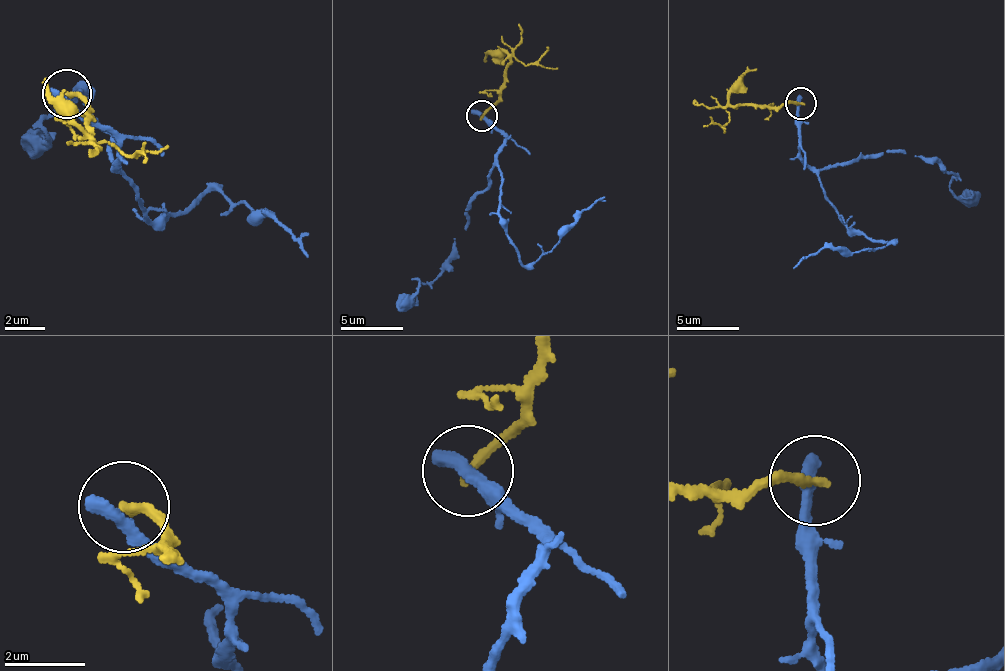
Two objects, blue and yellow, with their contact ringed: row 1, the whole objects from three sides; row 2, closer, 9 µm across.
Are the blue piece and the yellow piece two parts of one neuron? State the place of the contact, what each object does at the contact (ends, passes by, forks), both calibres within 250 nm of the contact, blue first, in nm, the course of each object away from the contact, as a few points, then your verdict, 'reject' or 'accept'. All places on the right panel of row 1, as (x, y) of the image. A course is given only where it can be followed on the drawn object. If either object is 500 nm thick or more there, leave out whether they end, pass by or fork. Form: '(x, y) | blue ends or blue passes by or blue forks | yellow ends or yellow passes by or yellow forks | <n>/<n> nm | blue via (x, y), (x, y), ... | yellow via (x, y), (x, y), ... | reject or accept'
(800, 103) | blue ends | yellow ends | 440/240 nm | blue via (801, 105), (795, 125), (801, 161), (842, 220), (894, 243), (874, 251), (828, 249), (794, 269) | yellow via (801, 102), (776, 108), (744, 103), (729, 110), (723, 129) | reject

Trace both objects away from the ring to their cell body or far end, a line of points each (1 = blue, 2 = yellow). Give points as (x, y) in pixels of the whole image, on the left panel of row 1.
1: (66, 96), (116, 141), (116, 173), (145, 217), (209, 191), (292, 230), (307, 258)
2: (66, 92), (88, 109), (82, 125), (97, 140), (141, 157), (166, 144)

